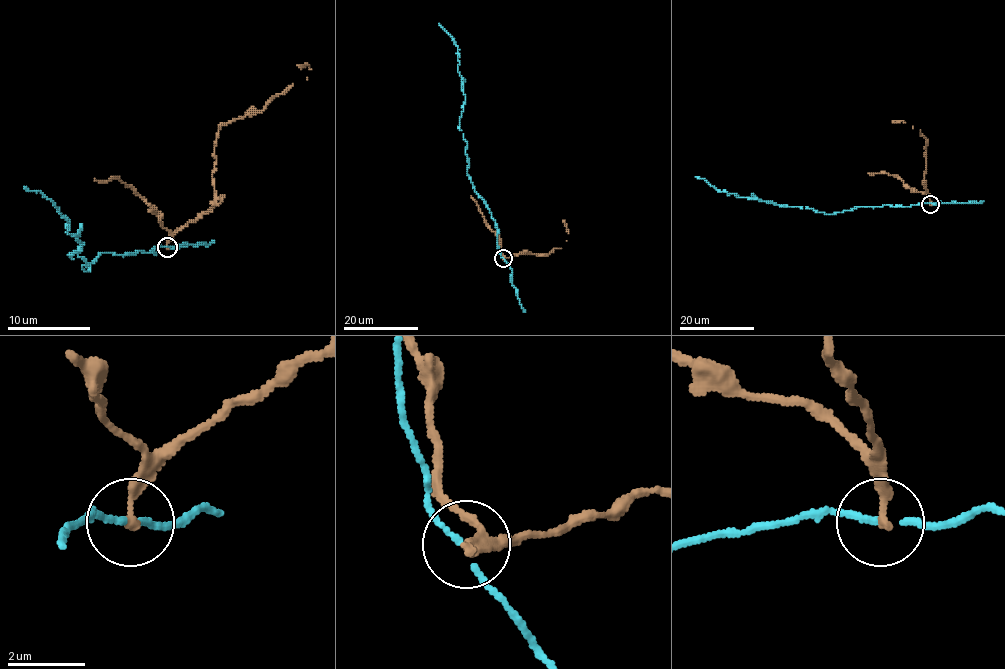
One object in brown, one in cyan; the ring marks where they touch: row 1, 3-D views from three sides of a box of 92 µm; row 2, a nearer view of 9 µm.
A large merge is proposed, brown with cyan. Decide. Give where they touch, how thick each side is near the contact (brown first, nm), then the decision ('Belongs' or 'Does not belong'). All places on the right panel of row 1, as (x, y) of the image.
Place: (930, 204). Thickness 200 nm (brown) against 130 nm. Does not belong

